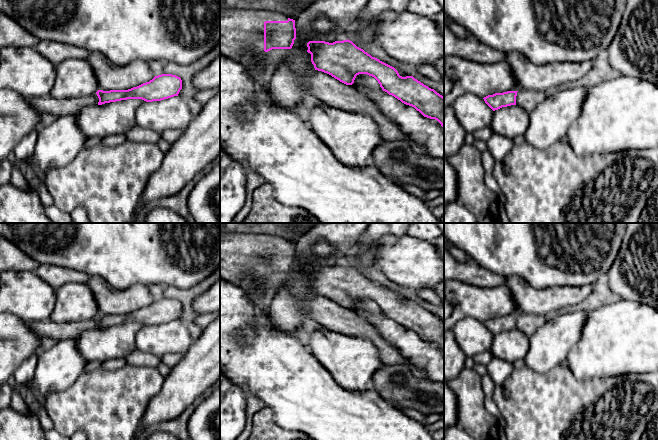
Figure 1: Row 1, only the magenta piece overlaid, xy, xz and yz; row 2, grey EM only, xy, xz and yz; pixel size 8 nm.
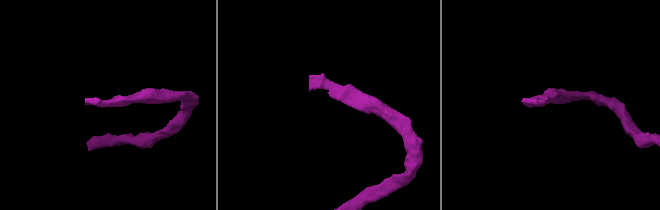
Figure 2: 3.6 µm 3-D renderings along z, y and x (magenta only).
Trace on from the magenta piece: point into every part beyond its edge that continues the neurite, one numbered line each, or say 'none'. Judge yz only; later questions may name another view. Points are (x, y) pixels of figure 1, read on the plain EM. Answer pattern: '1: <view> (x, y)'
1: yz (527, 323)

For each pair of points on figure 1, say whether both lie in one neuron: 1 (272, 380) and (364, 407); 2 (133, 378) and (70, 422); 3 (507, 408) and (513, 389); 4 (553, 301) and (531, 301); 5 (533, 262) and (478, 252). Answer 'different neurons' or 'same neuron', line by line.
1: same neuron
2: same neuron
3: same neuron
4: same neuron
5: same neuron

